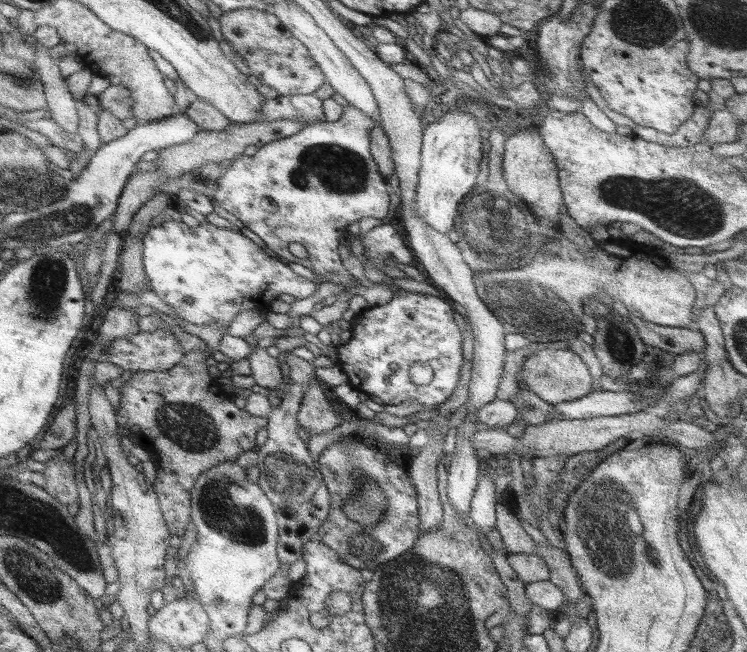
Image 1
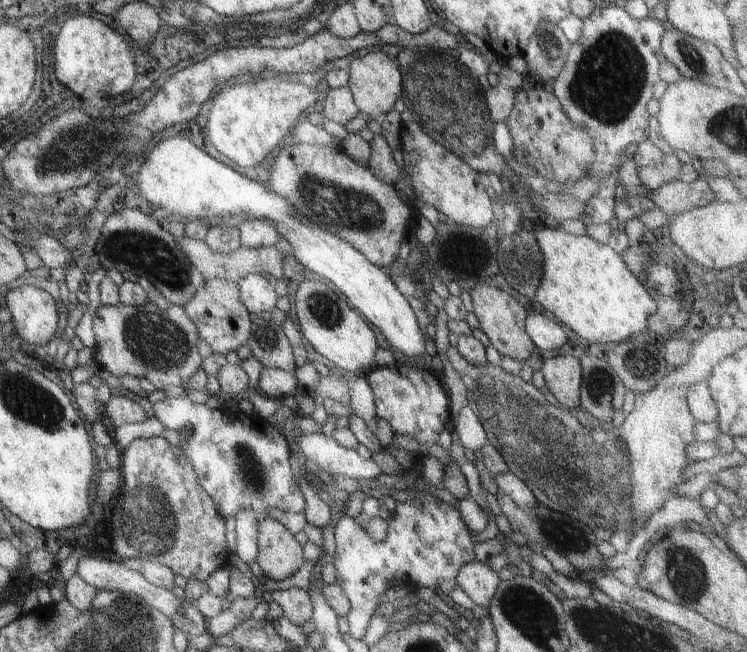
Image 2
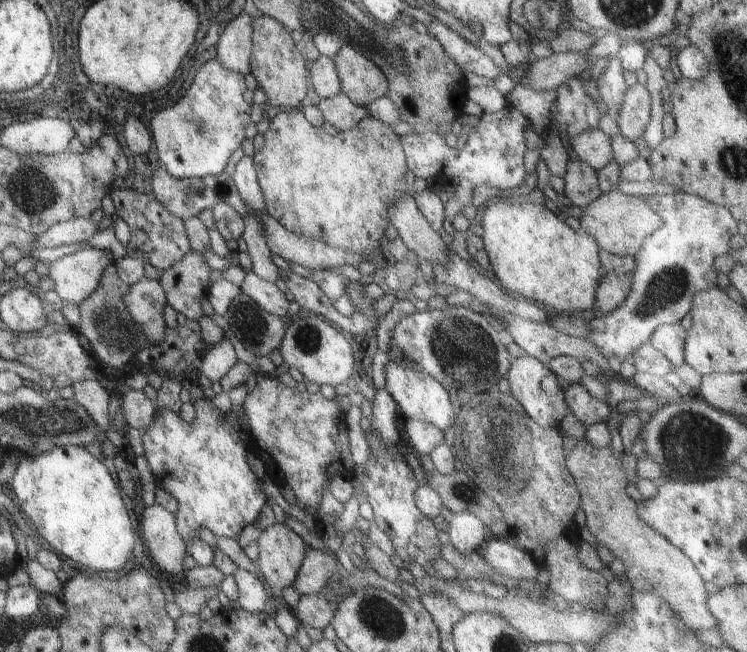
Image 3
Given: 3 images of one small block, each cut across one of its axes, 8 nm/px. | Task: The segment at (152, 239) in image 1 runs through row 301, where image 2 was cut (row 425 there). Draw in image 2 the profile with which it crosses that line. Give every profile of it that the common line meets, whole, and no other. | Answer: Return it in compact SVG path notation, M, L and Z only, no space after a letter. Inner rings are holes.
M170 395L163 396L159 402L151 403L151 414L157 422L165 426L165 429L185 432L185 438L177 448L181 450L183 458L191 464L201 488L205 490L205 494L215 506L215 512L223 518L223 521L229 516L235 516L240 510L253 510L259 519L266 516L266 512L271 508L289 514L299 514L304 510L304 496L297 488L289 470L289 442L267 419L259 417L244 406L238 410L221 407L209 409L204 404Z

